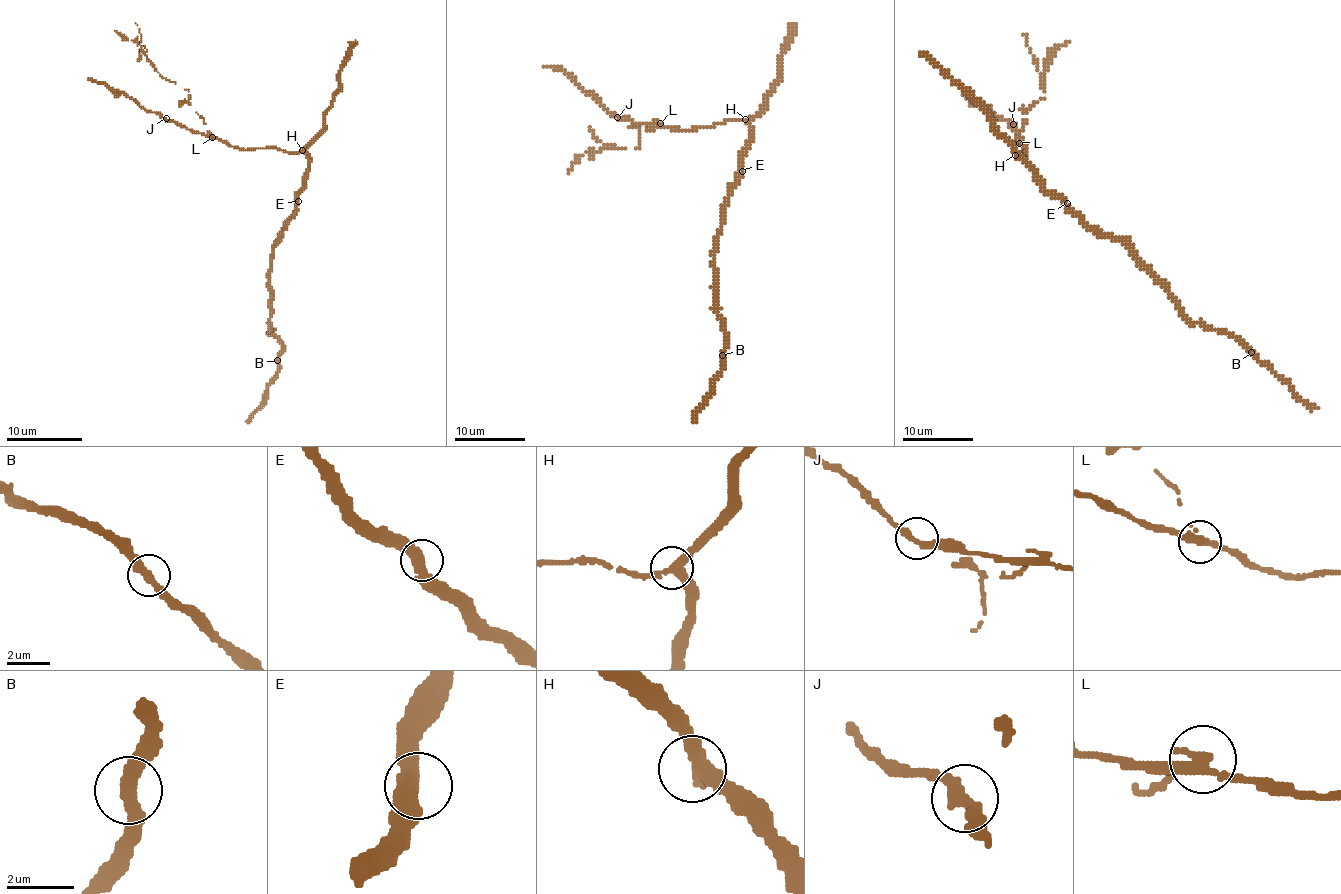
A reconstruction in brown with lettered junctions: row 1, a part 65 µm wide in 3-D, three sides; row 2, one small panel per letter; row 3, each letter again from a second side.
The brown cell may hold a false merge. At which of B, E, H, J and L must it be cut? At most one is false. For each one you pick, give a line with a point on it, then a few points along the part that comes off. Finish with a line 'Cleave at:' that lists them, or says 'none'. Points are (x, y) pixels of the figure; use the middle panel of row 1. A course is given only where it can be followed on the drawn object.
L: at (660, 123); foreign part runs (660, 123), (653, 128), (640, 128), (640, 142), (637, 147), (608, 147), (582, 155), (569, 172)
Cleave at: L

